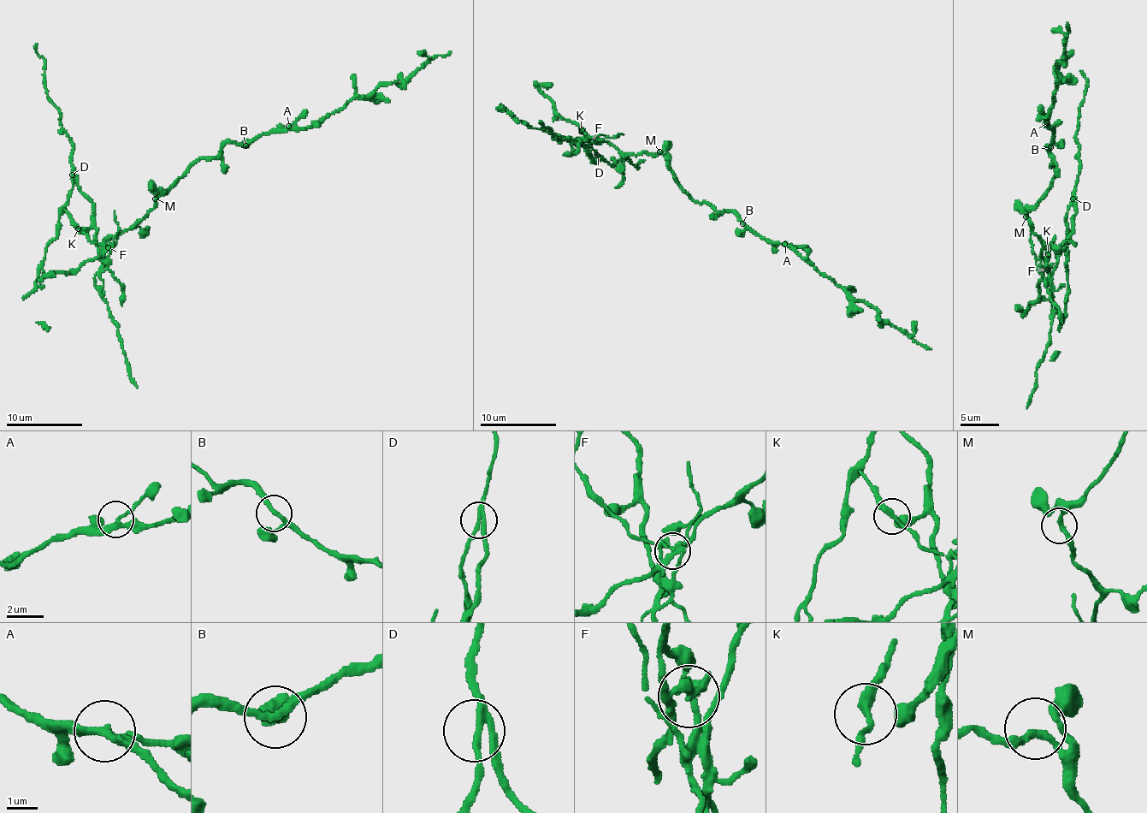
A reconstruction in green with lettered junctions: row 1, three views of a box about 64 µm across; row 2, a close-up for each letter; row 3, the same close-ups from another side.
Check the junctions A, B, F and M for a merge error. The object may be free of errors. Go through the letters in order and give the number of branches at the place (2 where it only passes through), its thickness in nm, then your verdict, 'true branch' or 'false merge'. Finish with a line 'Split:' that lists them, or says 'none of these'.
A: 3 | 240 nm | true branch
B: 3 | 200 nm | true branch
F: 3 | 190 nm | false merge
M: 2 | 200 nm | true branch
Split: F

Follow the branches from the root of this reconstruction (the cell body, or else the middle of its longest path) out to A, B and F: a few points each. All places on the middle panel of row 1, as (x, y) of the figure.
A: (653, 153), (666, 157), (677, 184), (694, 200), (732, 211), (761, 237), (784, 244)
B: (653, 153), (666, 157), (668, 169), (688, 197), (699, 203), (708, 202), (718, 211), (732, 211), (742, 223)
F: (653, 153), (626, 155), (608, 141), (591, 141)

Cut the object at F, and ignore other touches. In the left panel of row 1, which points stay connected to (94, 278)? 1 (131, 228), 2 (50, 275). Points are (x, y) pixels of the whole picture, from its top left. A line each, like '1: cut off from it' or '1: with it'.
1: cut off from it
2: cut off from it

